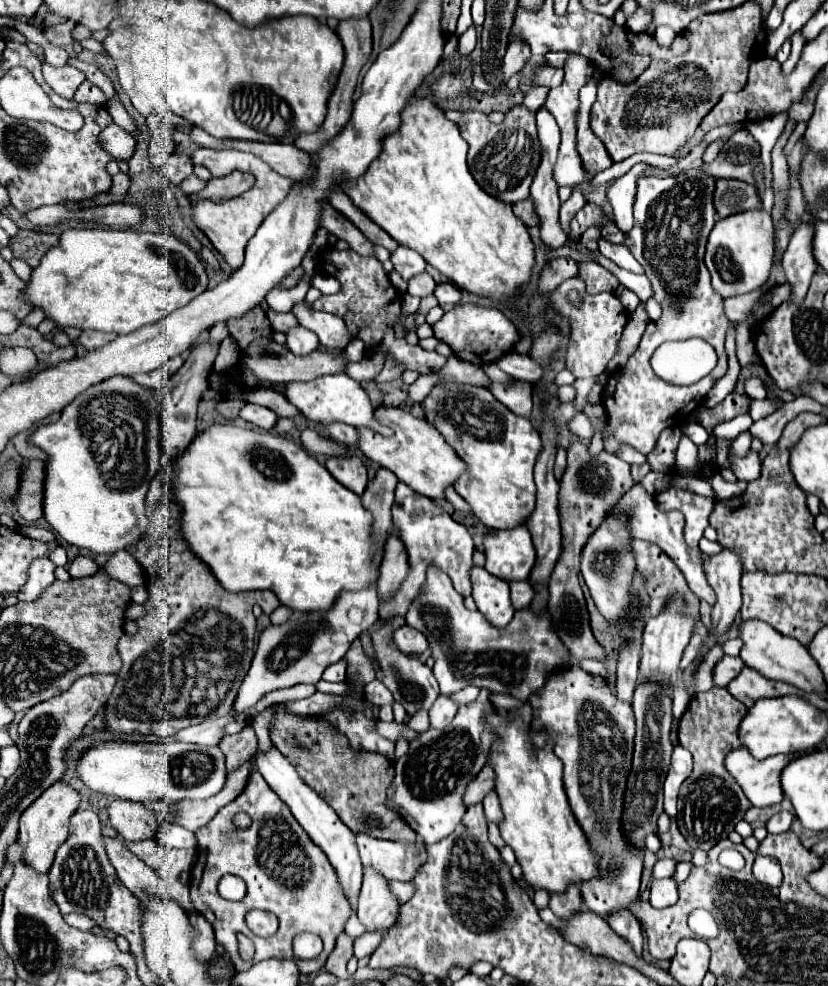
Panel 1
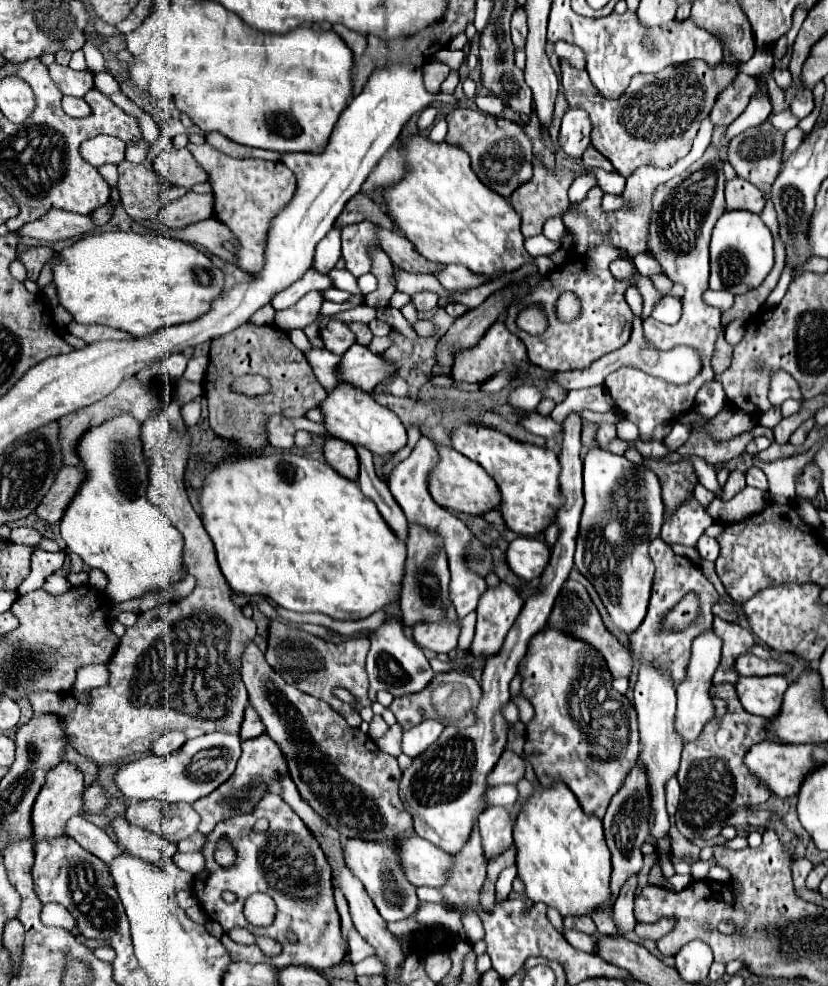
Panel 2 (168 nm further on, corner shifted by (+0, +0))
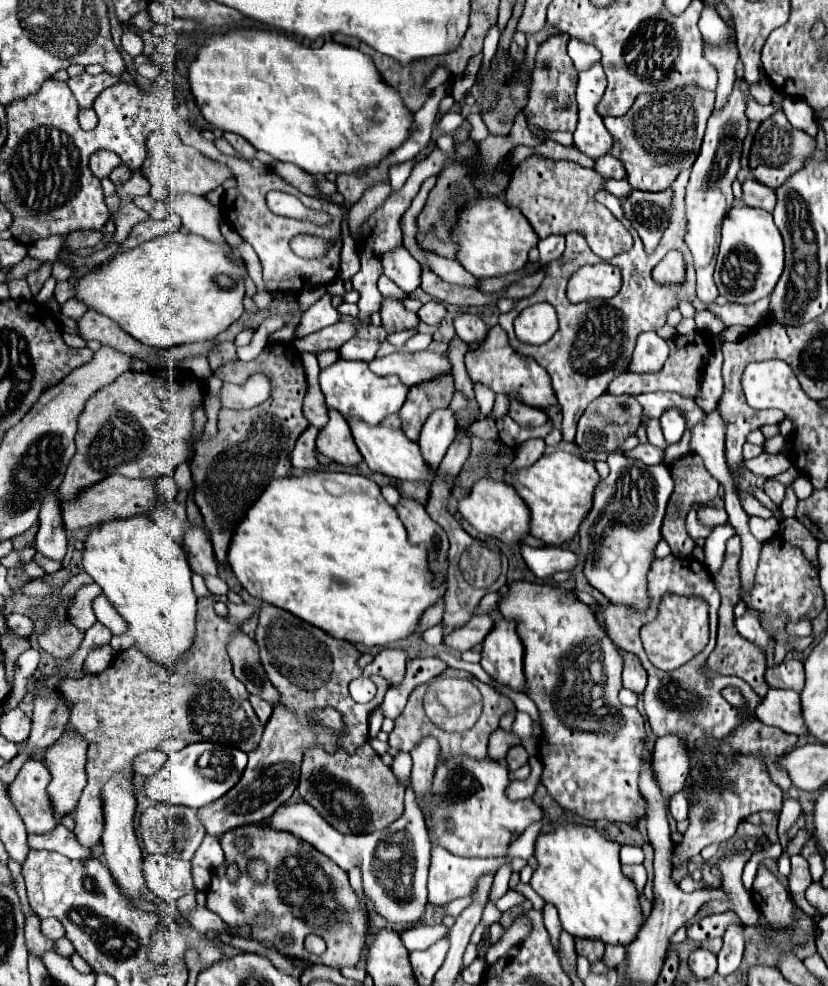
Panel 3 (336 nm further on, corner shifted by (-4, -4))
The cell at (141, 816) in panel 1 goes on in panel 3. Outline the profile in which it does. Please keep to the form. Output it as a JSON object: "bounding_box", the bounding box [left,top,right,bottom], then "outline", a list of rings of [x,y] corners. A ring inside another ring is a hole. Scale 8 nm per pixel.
{"bounding_box":[143,855,195,903],"outline":[[[147,855],[143,871],[149,891],[167,903],[175,903],[195,887],[191,879],[191,863],[171,855]]]}

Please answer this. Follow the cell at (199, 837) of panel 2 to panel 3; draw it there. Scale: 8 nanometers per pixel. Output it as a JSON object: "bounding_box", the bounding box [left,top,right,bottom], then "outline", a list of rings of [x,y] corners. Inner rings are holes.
{"bounding_box":[191,835,223,869],"outline":[[[205,835],[201,847],[197,849],[197,853],[193,855],[191,863],[193,865],[201,865],[205,869],[215,869],[223,863],[223,849],[219,845],[219,839],[217,837],[211,837],[211,835]]]}

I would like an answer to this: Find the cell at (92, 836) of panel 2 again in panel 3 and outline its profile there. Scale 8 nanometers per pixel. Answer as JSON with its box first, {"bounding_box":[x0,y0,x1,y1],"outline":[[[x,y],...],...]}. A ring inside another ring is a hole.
{"bounding_box":[29,823,93,859],"outline":[[[59,823],[49,833],[29,835],[29,847],[57,851],[61,855],[67,855],[69,859],[87,859],[87,857],[93,857],[93,849],[79,847],[79,841],[75,839],[73,831],[67,829],[63,823]]]}

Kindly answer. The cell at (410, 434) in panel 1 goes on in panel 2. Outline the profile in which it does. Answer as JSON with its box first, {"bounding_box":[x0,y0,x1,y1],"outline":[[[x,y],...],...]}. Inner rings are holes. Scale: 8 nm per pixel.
{"bounding_box":[429,447,501,515],"outline":[[[437,447],[437,449],[441,459],[435,467],[435,473],[431,473],[429,477],[429,491],[435,503],[439,503],[445,509],[453,509],[467,515],[483,515],[487,511],[497,511],[497,507],[501,505],[501,493],[495,479],[489,477],[479,463],[467,459],[455,449],[447,447]]]}

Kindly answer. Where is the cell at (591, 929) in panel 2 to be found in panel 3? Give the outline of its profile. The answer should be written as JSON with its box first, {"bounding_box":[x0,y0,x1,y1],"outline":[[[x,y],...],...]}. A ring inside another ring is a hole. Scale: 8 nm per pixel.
{"bounding_box":[575,939,605,963],"outline":[[[575,939],[575,949],[579,955],[585,955],[589,963],[597,963],[603,957],[605,943],[599,943],[599,939]]]}

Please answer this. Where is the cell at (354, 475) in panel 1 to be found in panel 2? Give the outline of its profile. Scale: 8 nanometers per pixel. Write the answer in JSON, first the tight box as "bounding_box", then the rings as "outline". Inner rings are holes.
{"bounding_box":[323,437,359,481],"outline":[[[327,437],[323,453],[325,453],[327,463],[335,471],[339,471],[343,477],[349,477],[353,481],[359,477],[359,459],[357,459],[357,451],[351,443],[337,439],[337,437]]]}

